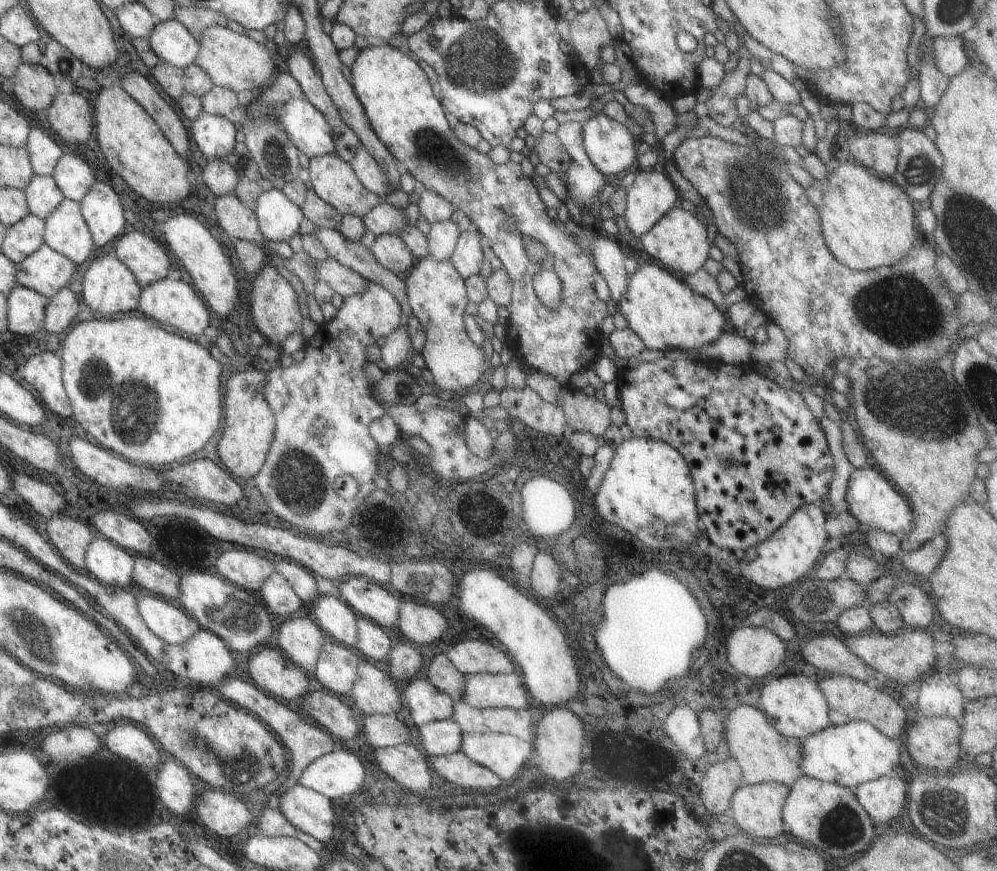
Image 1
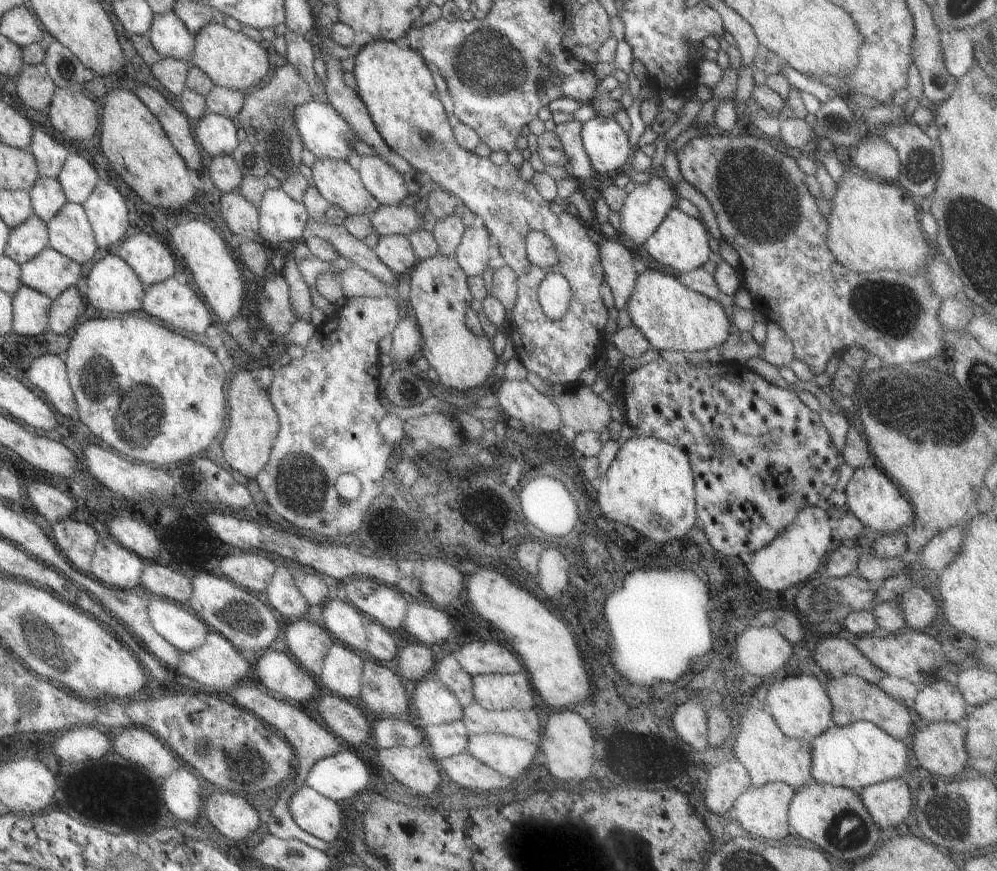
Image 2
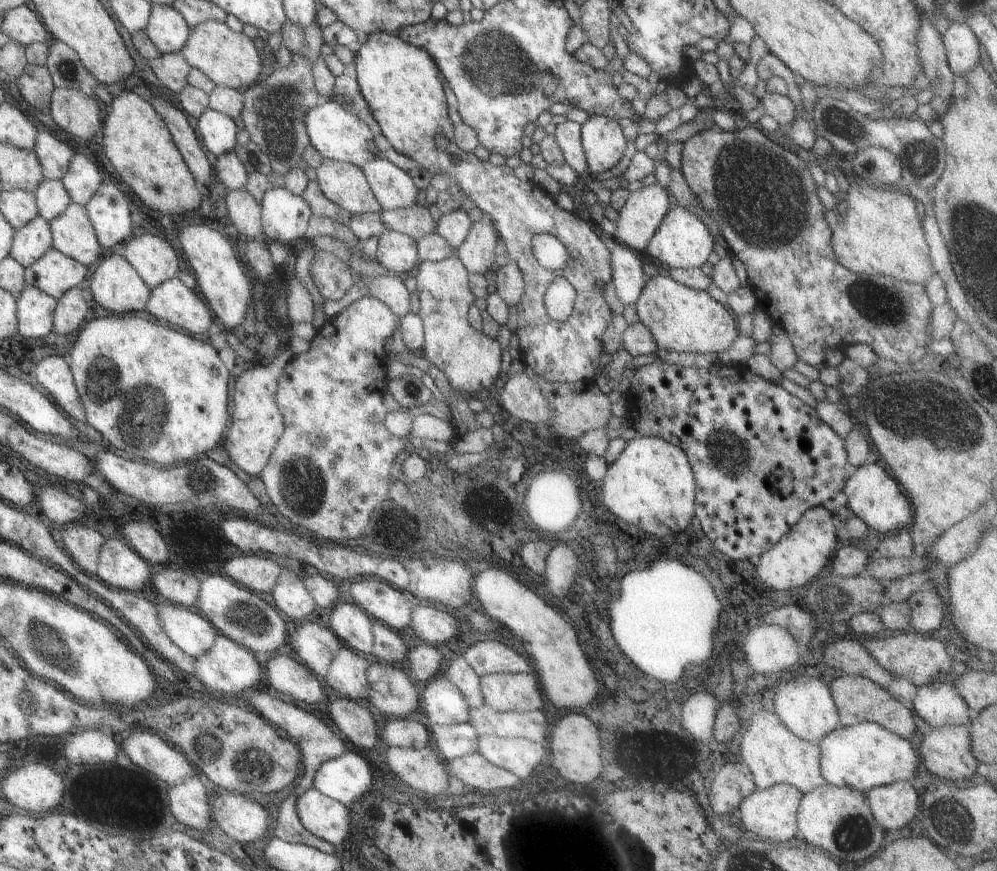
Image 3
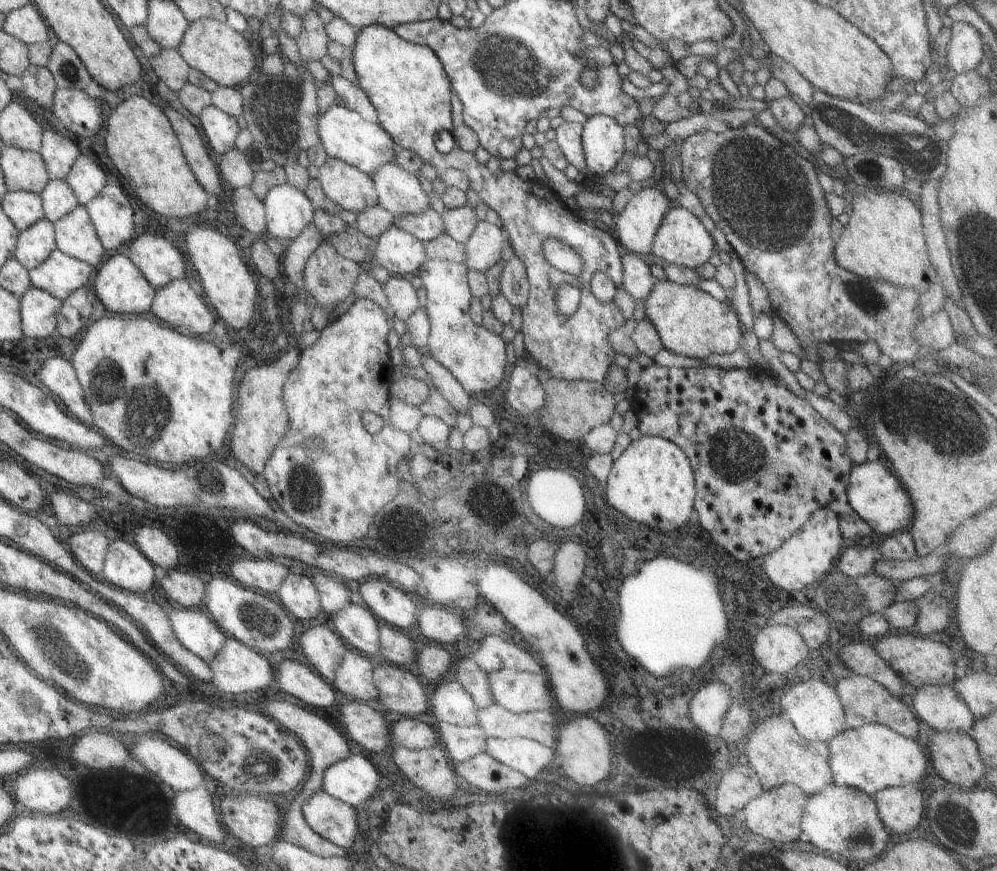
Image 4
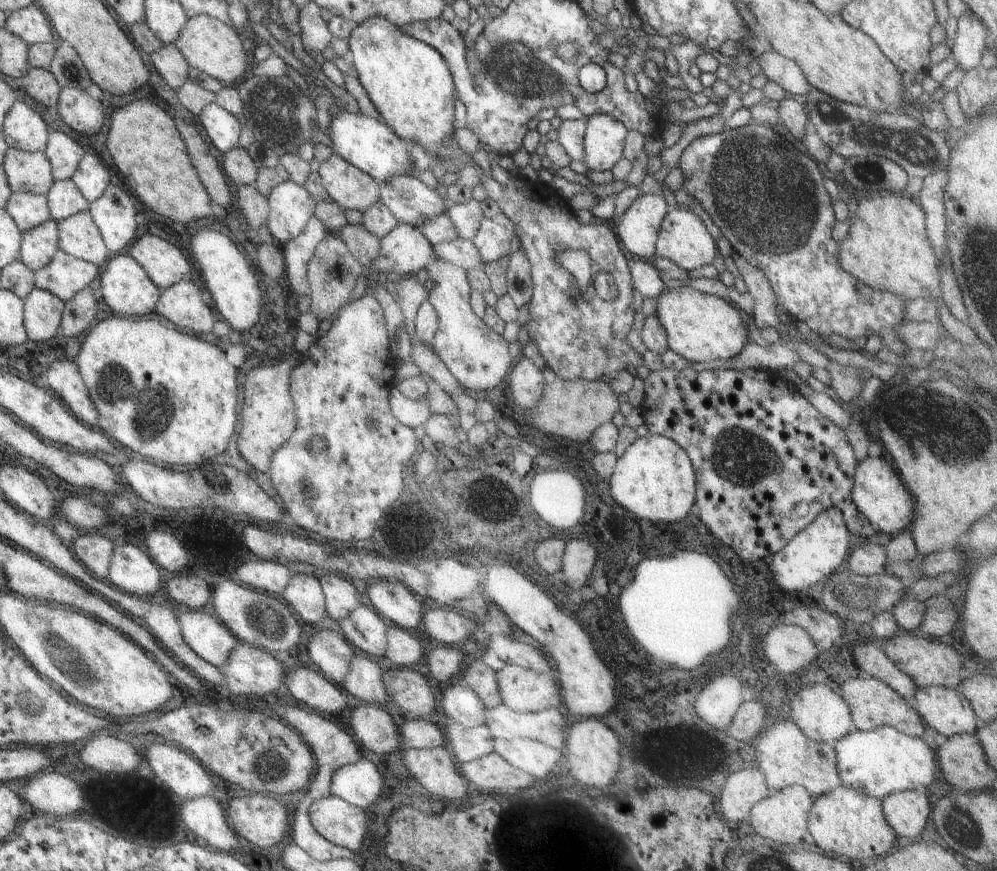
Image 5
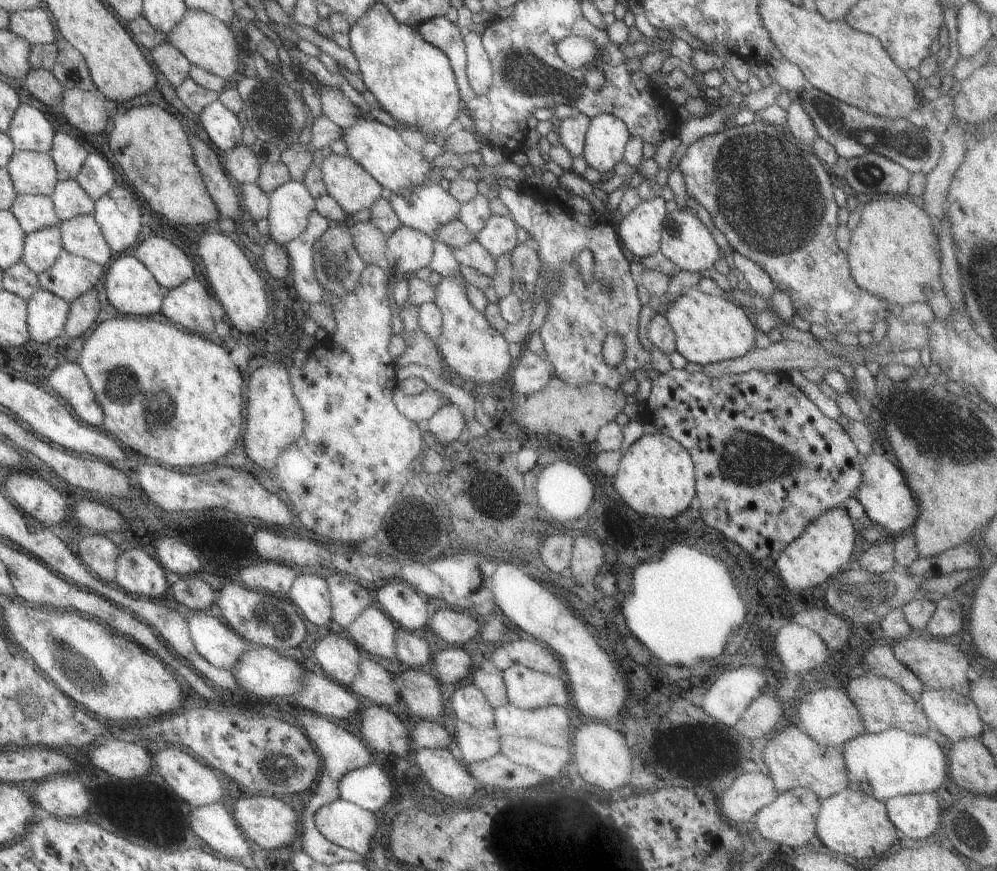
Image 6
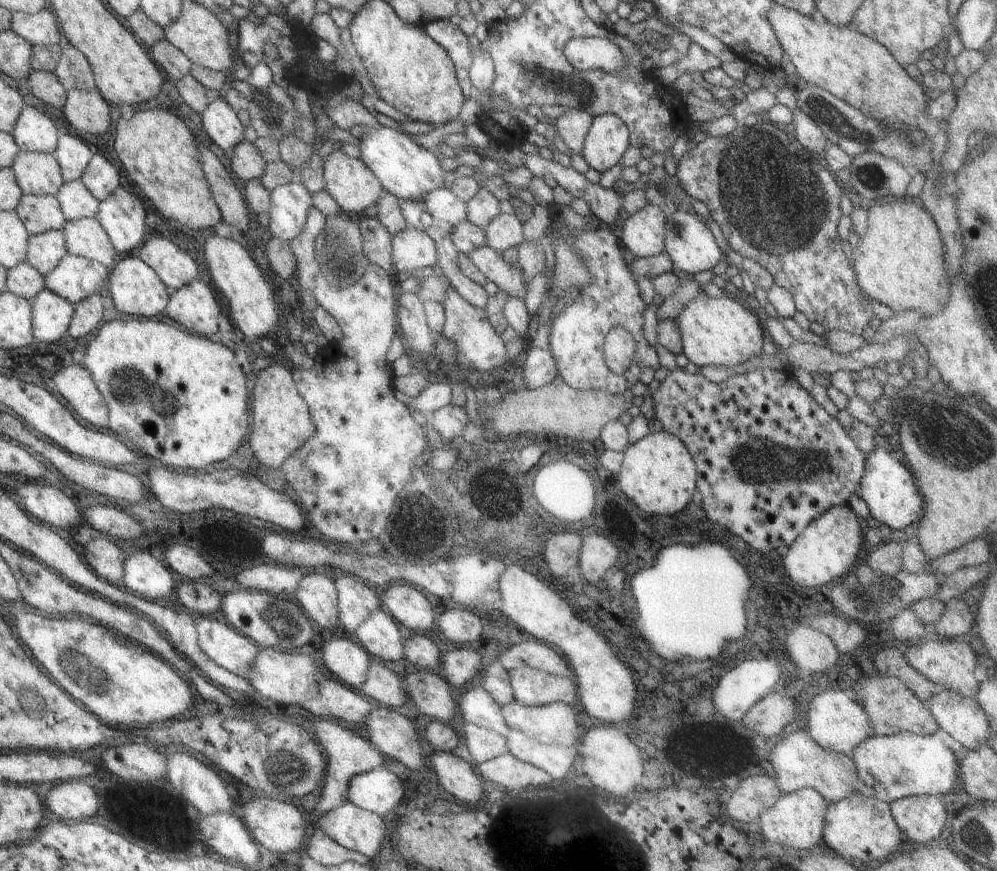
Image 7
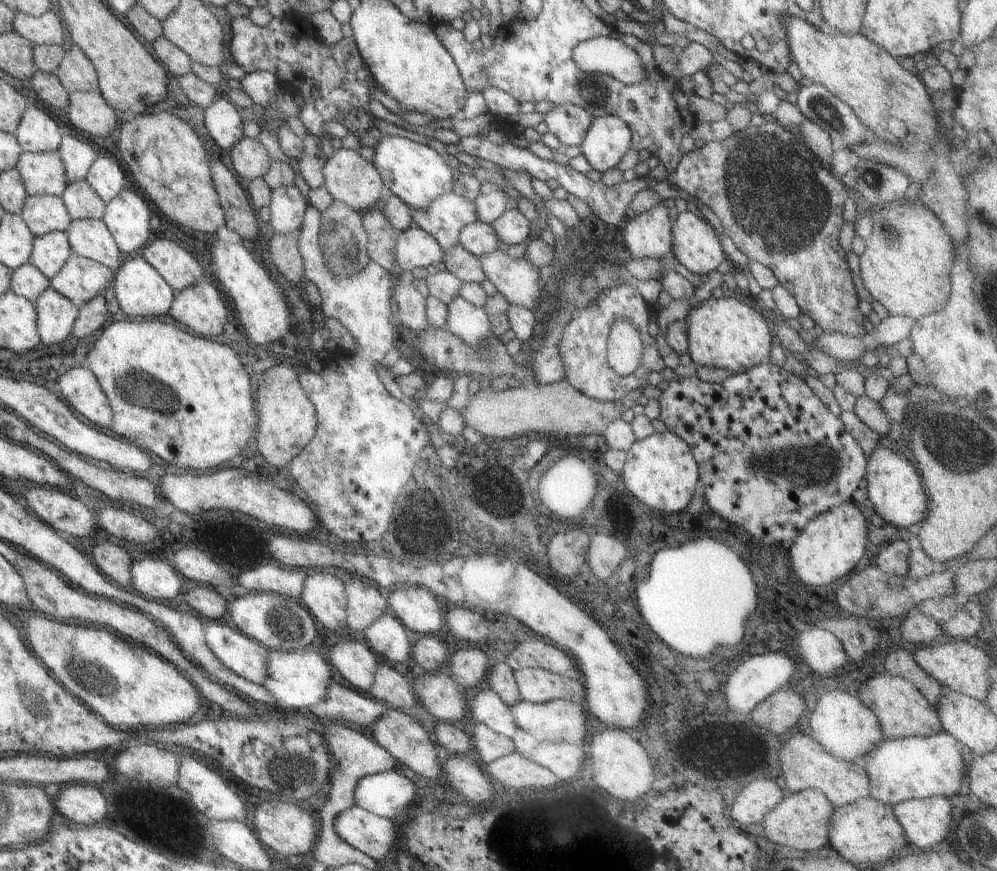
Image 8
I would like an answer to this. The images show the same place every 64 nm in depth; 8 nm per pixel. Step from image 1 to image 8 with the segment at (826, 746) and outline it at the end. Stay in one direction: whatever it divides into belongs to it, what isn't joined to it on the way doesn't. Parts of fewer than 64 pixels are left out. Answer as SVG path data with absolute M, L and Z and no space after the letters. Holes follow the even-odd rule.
M945 731L928 737L903 737L901 740L879 742L862 758L864 771L870 780L870 797L892 805L907 799L958 794L961 778L966 776L966 758L961 755L960 747Z

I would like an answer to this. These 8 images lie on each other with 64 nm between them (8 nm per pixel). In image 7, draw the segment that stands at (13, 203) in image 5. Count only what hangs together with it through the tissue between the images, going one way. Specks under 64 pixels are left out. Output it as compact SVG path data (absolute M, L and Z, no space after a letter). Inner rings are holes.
M22 194L13 211L30 235L61 230L67 222L63 218L55 195Z

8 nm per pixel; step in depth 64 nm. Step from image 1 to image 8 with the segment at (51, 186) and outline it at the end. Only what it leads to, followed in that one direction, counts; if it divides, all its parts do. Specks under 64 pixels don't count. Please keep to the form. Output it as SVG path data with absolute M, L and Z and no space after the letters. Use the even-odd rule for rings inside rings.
M83 180L69 183L59 198L73 219L100 219L105 203Z

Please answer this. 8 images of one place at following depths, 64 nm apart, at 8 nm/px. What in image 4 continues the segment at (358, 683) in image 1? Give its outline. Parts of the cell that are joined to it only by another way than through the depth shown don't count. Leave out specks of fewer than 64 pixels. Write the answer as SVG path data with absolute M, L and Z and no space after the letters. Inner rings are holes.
M378 662L373 669L372 677L378 692L377 699L385 710L398 712L403 716L427 710L427 691L411 672L401 670L397 665L381 666L381 662Z

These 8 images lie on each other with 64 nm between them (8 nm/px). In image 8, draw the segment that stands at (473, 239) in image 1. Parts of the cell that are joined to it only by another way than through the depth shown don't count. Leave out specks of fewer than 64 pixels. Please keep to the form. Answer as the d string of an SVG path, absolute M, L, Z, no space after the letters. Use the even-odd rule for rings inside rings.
M517 209L505 210L500 216L497 216L489 226L495 234L495 238L501 242L499 249L506 249L508 246L518 244L528 239L529 220L522 216Z

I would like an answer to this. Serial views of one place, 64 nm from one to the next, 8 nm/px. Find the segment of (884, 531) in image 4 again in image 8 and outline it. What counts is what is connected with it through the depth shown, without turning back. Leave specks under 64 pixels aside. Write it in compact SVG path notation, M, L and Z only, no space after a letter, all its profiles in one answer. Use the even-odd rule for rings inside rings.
M878 445L866 460L864 474L867 500L873 504L877 523L892 524L905 528L922 520L926 514L927 497L922 487L920 474L905 457L897 454L892 446Z

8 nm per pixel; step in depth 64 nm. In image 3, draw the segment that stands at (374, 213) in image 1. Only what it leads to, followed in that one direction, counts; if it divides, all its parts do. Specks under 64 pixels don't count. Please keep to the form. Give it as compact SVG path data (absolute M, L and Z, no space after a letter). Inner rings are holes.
M411 205L410 207L380 209L379 218L384 230L395 231L412 239L431 234L435 230L435 220L431 219L427 207Z

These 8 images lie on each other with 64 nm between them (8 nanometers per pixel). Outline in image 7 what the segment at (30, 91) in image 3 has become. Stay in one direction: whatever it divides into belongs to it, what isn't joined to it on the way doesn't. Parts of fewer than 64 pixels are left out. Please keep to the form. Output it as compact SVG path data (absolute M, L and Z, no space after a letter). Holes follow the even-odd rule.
M31 70L26 81L31 94L41 102L59 109L64 105L67 90L61 86L53 72Z

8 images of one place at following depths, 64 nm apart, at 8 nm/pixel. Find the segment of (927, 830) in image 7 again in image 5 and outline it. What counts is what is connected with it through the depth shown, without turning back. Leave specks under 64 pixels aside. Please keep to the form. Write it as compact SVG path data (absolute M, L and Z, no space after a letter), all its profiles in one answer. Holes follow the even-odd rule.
M923 789L895 791L881 799L882 813L896 836L917 838L930 820L931 804Z

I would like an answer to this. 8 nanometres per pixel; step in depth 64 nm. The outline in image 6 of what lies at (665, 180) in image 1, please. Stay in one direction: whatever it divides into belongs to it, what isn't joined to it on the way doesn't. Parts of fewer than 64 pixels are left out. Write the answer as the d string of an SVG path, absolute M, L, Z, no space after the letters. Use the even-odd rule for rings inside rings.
M661 197L642 200L616 224L621 246L639 259L657 252L666 213Z

